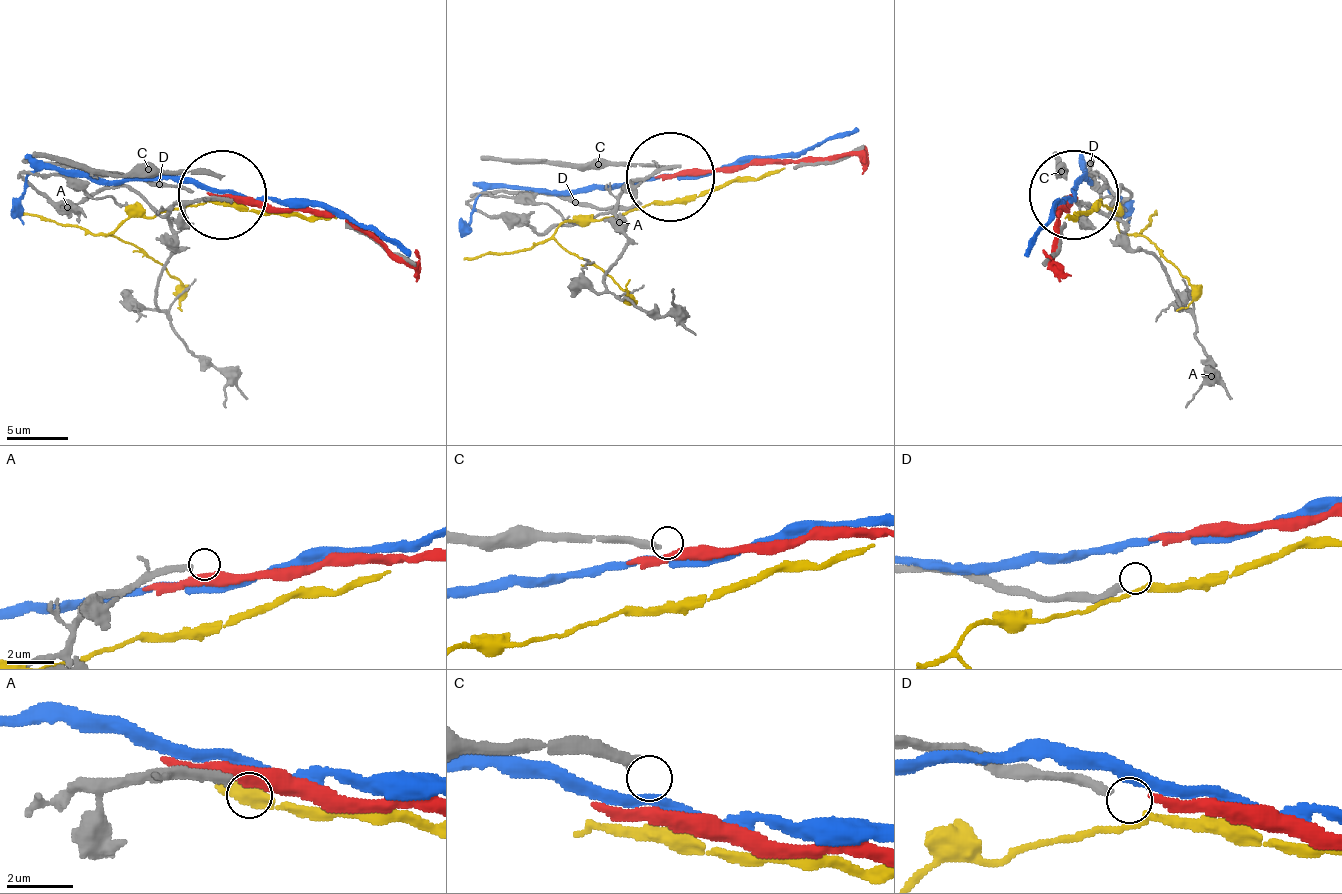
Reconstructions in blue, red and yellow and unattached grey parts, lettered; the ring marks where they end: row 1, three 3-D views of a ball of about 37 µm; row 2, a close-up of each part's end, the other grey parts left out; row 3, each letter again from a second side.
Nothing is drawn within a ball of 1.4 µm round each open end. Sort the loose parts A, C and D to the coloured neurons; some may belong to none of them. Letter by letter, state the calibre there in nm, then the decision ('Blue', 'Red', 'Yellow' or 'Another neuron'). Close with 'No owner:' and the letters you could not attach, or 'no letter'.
A: Thickness 240 nm. Another neuron
C: Thickness 300 nm. Another neuron
D: Thickness 300 nm. Yellow
No owner: A, C

